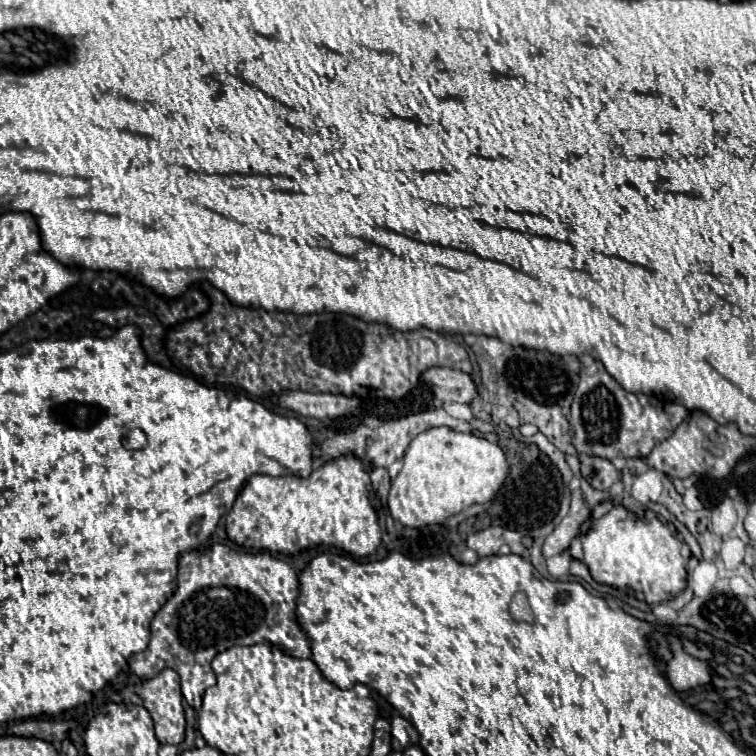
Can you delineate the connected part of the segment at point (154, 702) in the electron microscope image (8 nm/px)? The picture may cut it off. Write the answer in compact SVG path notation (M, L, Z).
M172 669L160 671L142 685L142 705L154 719L156 737L162 745L184 741L184 709L180 677Z

